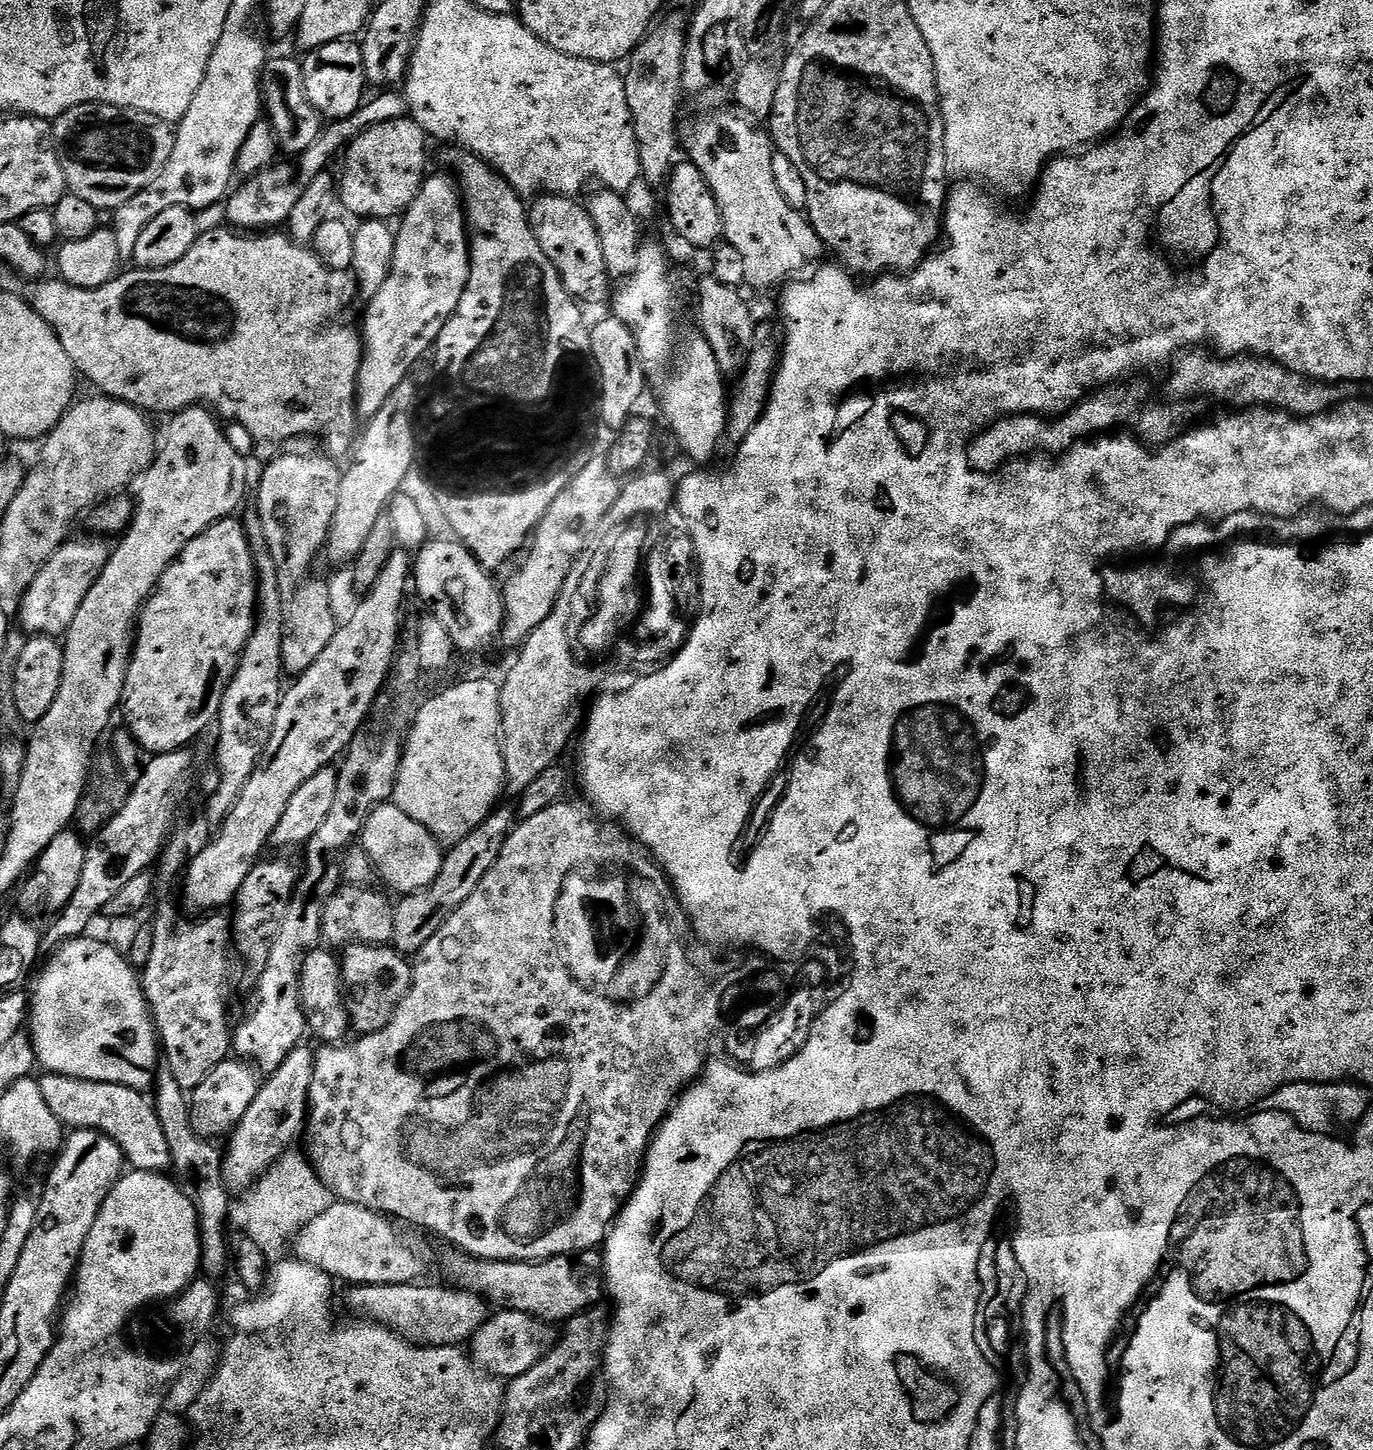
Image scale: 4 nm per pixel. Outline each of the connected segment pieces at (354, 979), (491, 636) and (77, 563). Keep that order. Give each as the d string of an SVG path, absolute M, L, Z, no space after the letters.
M349 944L343 949L340 960L340 974L348 1015L353 1029L360 1036L369 1036L382 1030L394 1018L402 998L412 985L413 965L409 957L383 944Z
M429 539L423 544L414 556L414 592L429 604L431 615L446 626L446 634L455 642L457 649L464 652L484 652L501 635L504 627L504 607L502 592L491 580L489 569L484 568L476 561L476 556L469 551L465 544L456 539L435 540Z
M92 538L89 544L72 544L65 542L46 566L34 578L34 582L26 589L20 604L20 619L25 632L37 636L60 638L67 633L68 627L74 622L78 608L86 602L86 594L90 594L90 586L99 578L100 571L108 564L109 545L104 545L100 538Z

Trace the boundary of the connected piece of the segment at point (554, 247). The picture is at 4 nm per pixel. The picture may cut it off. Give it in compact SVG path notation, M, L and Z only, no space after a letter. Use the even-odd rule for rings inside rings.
M541 195L533 203L537 204L531 205L530 219L532 233L538 238L546 258L554 262L565 290L577 301L585 302L584 300L596 300L599 296L607 297L610 277L606 254L602 254L598 230L590 218L587 207L583 203L579 204L580 202L571 196Z

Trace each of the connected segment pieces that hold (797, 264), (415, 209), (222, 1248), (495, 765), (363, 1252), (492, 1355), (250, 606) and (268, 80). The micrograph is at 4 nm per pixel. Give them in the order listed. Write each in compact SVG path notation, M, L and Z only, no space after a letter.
M739 111L712 112L704 116L696 124L692 132L692 156L691 163L702 170L710 190L720 207L720 219L722 221L722 236L727 243L742 254L742 262L746 266L744 284L752 288L776 288L787 285L807 264L815 265L826 245L815 232L803 211L792 208L777 180L778 170L772 161L774 156L774 141L763 127L757 126L747 115Z
M429 175L425 179L420 193L399 221L401 224L396 232L396 249L390 274L386 282L382 282L378 294L367 301L368 317L362 327L364 356L360 359L360 379L356 387L356 411L361 417L376 416L378 410L386 406L396 387L409 379L411 372L408 371L424 355L428 356L433 351L443 326L458 310L463 291L466 290L472 269L470 233L459 183L451 175L448 176Z
M166 1062L157 1065L155 1092L156 1113L171 1150L173 1173L183 1193L191 1199L199 1218L201 1271L205 1277L218 1280L227 1266L230 1266L230 1244L226 1242L226 1230L228 1231L232 1196L224 1179L223 1153L211 1141L203 1140L197 1135L192 1124L187 1093L178 1086L178 1080L174 1078L173 1071Z
M464 680L432 696L407 729L391 803L426 826L441 845L462 842L497 807L506 777L500 749L500 684Z
M333 1202L320 1217L310 1222L294 1237L295 1259L322 1270L333 1281L345 1280L348 1286L366 1284L415 1284L424 1272L424 1256L399 1232L397 1225L387 1216L372 1212L357 1204Z
M500 1310L497 1314L489 1315L488 1321L477 1330L474 1339L470 1344L470 1355L472 1363L480 1369L481 1372L493 1377L499 1378L501 1381L507 1382L513 1380L515 1376L526 1374L526 1370L530 1370L530 1366L534 1366L538 1362L542 1362L542 1358L550 1351L553 1344L556 1343L558 1336L554 1331L553 1325L536 1317L526 1314L525 1312L509 1312Z
M239 519L220 520L190 541L162 574L140 613L132 661L124 683L122 716L128 731L148 754L176 752L217 723L222 698L256 625L256 560Z
M288 56L269 59L264 65L262 77L262 108L266 113L267 123L276 131L276 143L293 154L299 154L314 146L324 130L325 121L310 100L306 90L304 66L299 59L291 60Z

